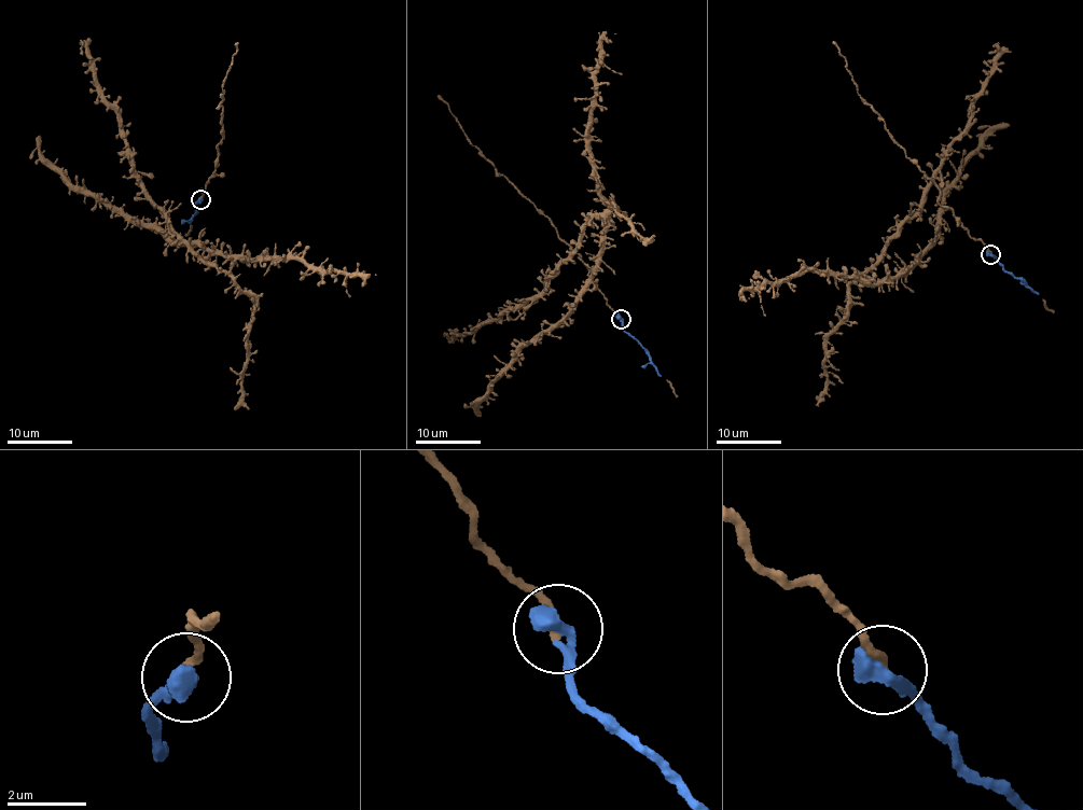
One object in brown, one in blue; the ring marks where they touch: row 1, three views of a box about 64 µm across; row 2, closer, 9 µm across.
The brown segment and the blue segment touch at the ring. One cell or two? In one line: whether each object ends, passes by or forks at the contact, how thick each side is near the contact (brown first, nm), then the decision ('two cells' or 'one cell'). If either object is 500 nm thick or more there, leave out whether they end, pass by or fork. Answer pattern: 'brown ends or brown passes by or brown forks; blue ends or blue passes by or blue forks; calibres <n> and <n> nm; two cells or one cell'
calibres 190 and 550 nm; one cell

